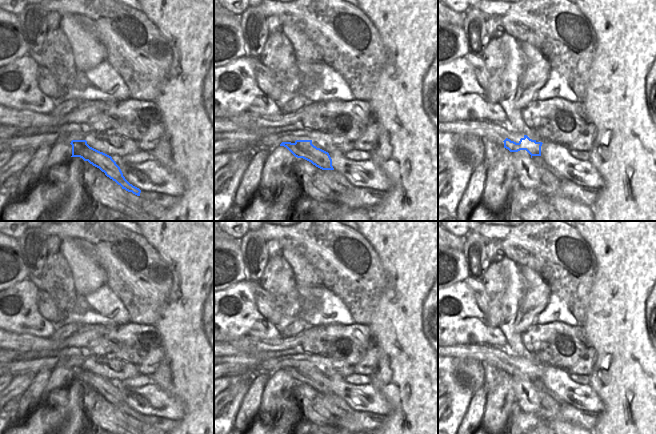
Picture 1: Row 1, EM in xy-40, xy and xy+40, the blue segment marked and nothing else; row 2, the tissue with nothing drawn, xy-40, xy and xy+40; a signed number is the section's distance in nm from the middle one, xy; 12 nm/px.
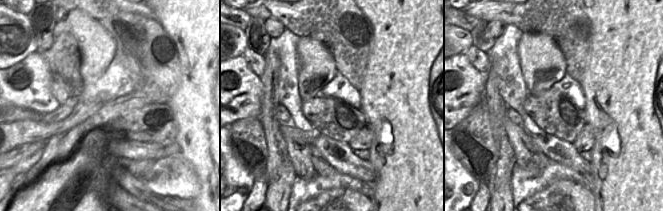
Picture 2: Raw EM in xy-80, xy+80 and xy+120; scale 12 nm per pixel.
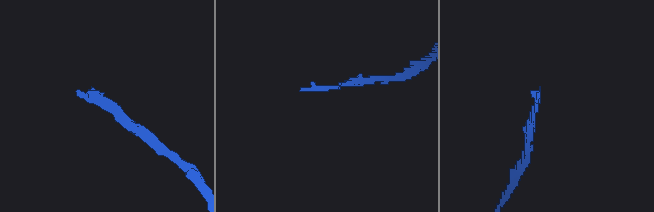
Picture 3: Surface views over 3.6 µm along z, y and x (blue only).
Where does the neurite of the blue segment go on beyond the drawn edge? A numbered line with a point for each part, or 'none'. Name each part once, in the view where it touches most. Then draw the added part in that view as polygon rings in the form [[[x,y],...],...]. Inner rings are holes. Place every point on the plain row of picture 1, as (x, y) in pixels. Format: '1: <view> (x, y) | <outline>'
none

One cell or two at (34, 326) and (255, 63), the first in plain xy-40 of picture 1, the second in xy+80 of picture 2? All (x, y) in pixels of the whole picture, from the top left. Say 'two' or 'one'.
two

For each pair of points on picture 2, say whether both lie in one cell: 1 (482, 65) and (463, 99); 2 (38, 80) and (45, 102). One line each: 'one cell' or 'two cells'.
1: two cells
2: one cell

